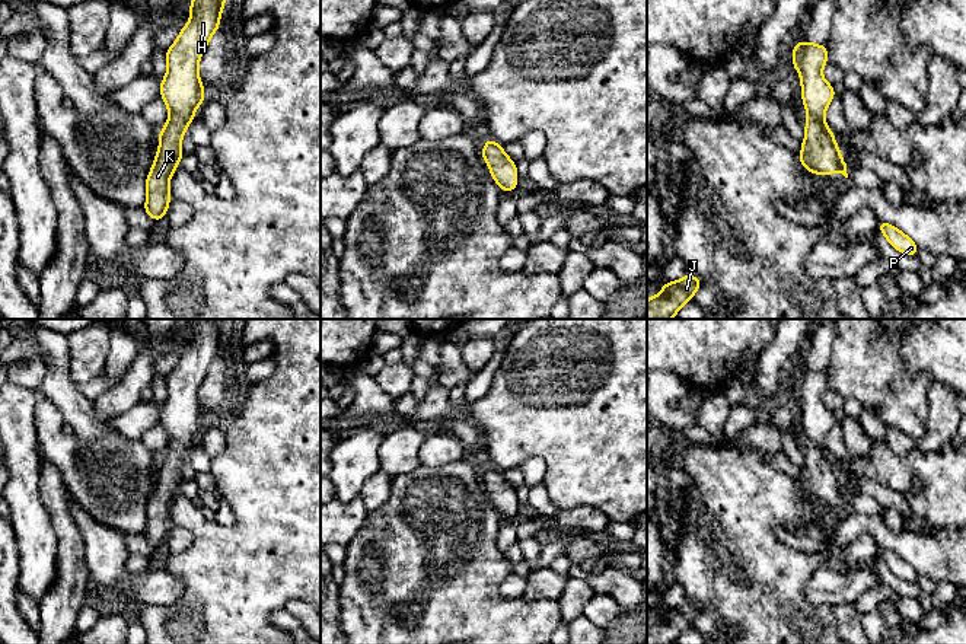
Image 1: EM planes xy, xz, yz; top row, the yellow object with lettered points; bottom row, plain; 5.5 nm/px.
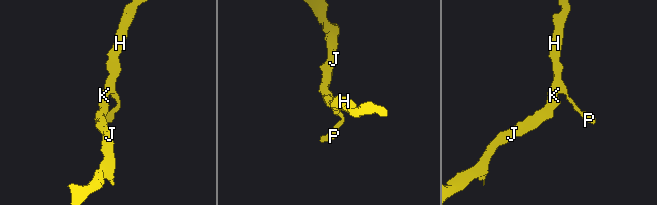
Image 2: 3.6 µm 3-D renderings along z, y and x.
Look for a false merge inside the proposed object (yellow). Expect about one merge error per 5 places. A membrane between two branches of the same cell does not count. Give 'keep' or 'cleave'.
keep

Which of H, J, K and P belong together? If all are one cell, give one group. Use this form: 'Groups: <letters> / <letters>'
Groups: H J K P

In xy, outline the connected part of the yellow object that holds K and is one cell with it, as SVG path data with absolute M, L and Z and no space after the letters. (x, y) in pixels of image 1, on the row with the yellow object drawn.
M192 0L188 4L191 9L189 22L181 29L178 39L166 50L168 74L160 82L160 98L169 109L169 119L159 133L159 152L146 179L147 198L143 208L156 221L166 217L170 203L169 181L185 153L181 138L195 118L195 108L204 102L205 89L198 76L198 61L213 34L220 28L220 16L226 0Z

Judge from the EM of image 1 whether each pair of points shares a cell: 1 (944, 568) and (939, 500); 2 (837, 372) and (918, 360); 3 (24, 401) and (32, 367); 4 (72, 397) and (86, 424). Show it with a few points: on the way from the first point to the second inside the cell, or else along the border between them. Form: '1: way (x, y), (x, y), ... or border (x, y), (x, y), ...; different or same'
1: border (937, 526), (950, 528); different
2: border (890, 334), (905, 364), (933, 381); different
3: border (15, 382), (32, 391); different
4: way (72, 404), (80, 417); same

